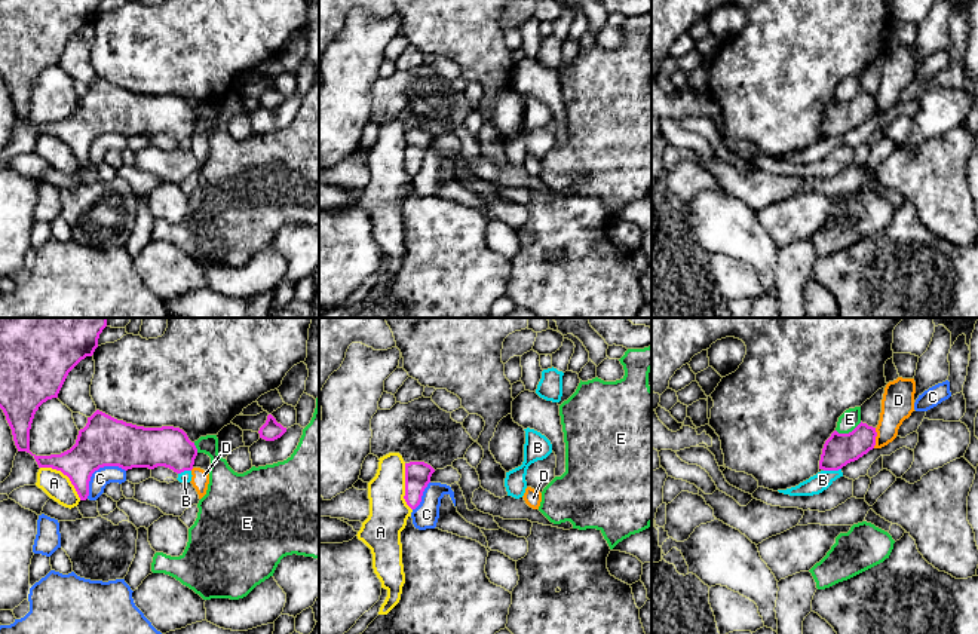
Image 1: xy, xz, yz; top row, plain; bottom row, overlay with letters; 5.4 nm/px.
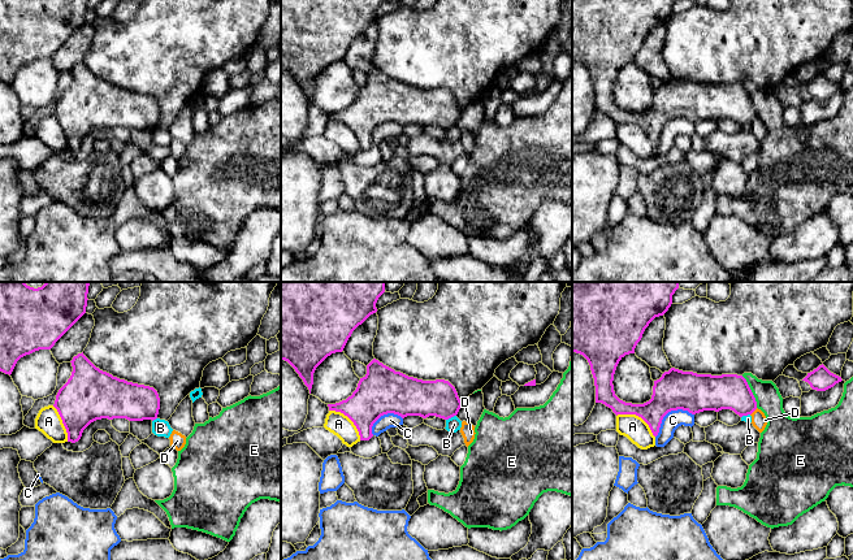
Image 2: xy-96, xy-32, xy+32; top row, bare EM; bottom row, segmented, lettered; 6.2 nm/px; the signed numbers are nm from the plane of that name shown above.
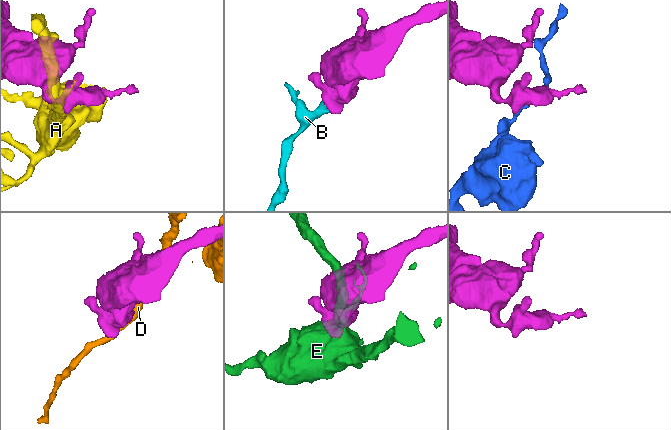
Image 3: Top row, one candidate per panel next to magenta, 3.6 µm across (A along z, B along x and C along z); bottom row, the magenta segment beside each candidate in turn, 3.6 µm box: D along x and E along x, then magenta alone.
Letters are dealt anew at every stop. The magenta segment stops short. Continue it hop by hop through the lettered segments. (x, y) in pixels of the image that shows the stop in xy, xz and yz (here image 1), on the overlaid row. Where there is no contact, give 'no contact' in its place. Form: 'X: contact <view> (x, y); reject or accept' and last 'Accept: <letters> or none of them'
A: contact xy (66, 474); reject
B: contact yz (831, 469); reject
C: contact xy (97, 469); reject
D: contact yz (874, 438); reject
E: contact yz (849, 432); reject
Accept: none of them

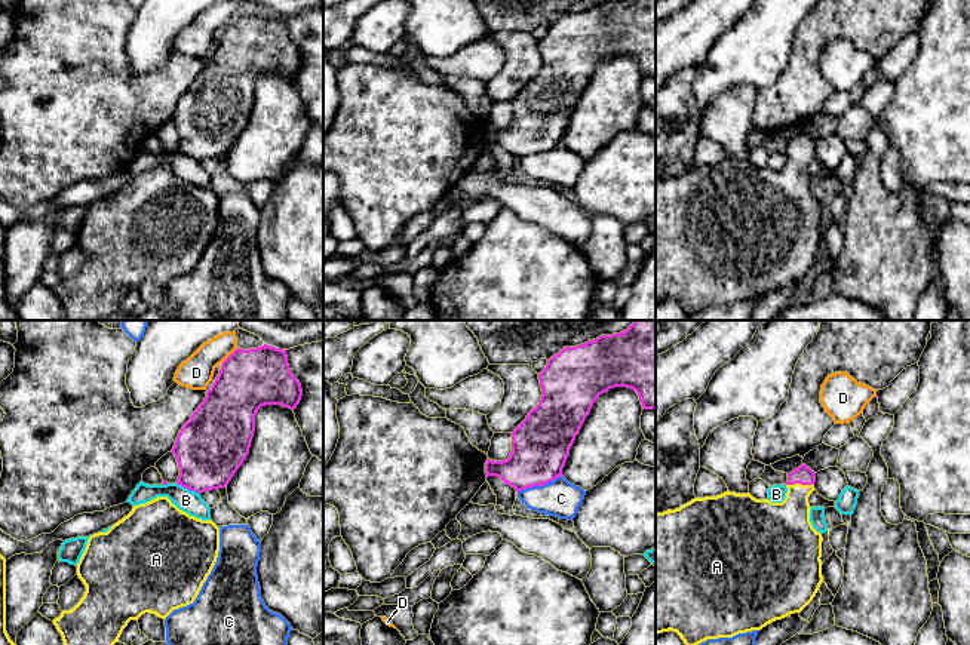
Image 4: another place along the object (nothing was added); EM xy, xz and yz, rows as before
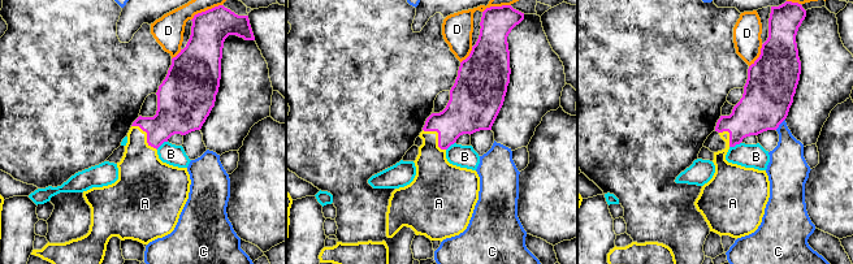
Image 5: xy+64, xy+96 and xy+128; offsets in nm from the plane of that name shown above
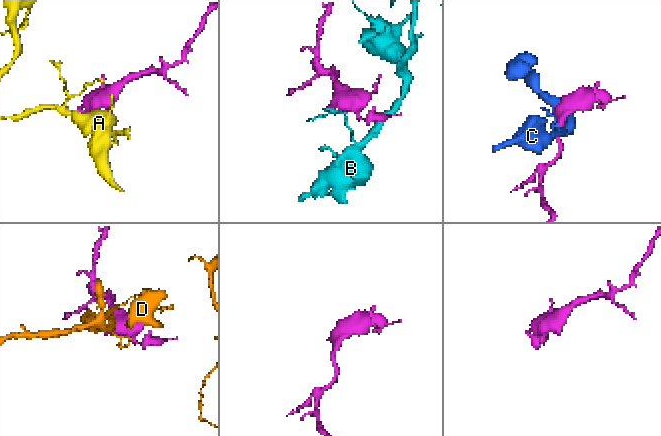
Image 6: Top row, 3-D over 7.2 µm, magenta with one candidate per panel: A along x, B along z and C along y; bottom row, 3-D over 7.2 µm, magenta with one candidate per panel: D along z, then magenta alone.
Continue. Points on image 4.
A: contact yz (800, 482); accept
B: contact xy (187, 488); reject
C: contact xz (539, 485); reject
D: contact xy (230, 355); reject
Accept: A

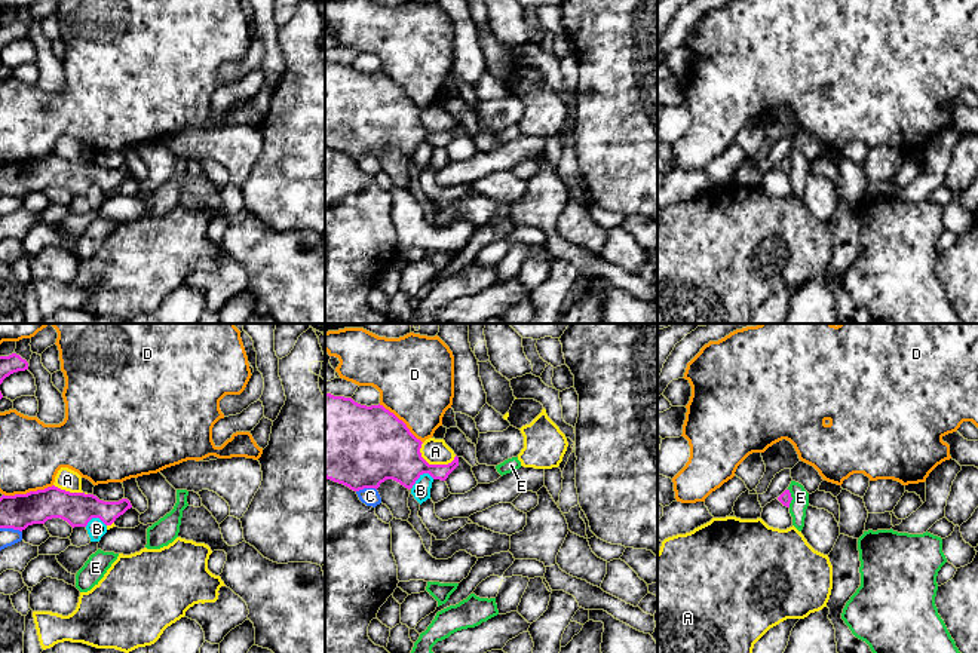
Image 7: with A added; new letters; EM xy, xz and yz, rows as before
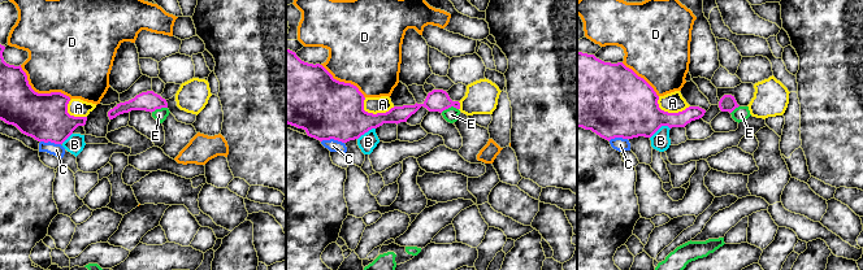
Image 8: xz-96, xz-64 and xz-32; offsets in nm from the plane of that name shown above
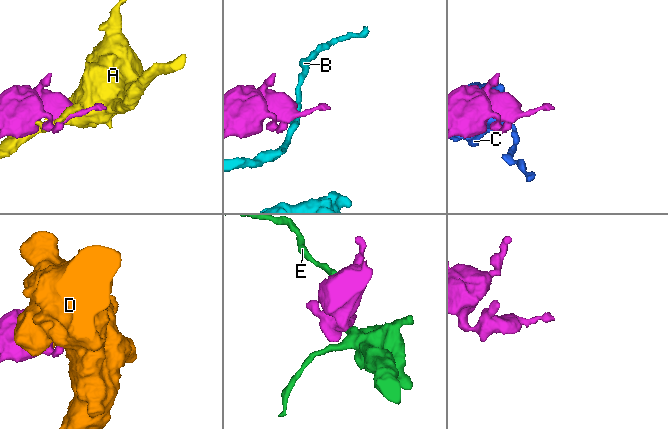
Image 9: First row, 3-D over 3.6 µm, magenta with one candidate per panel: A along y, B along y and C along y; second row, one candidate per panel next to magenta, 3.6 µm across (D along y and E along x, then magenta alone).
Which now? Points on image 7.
A: contact xz (435, 465); reject
B: contact xz (419, 477); reject
C: contact xz (365, 487); reject
D: contact xy (27, 493); reject
E: contact yz (791, 497); reject
Accept: none of them

